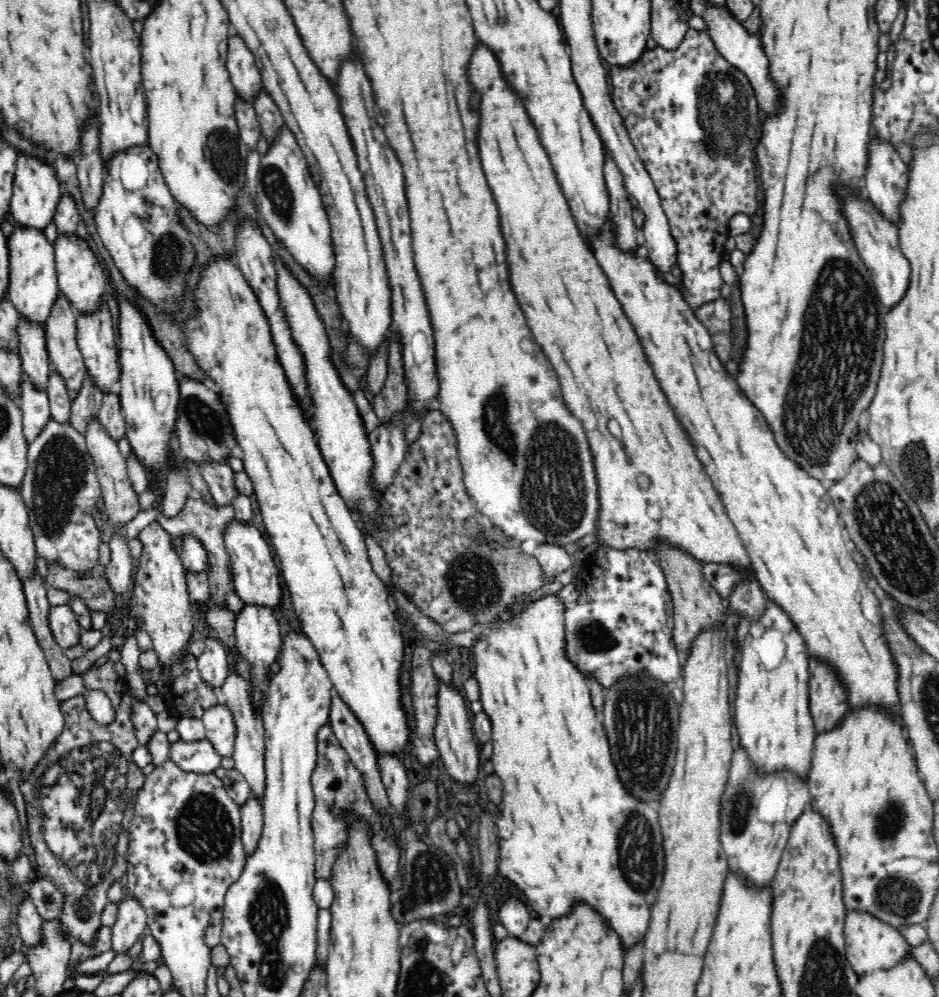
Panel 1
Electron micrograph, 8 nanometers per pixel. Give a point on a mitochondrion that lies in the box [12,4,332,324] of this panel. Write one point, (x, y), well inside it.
(170, 257)

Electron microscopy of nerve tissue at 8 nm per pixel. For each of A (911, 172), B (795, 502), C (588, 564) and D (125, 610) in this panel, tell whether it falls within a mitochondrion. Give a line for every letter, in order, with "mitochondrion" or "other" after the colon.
A: other
B: other
C: other
D: other

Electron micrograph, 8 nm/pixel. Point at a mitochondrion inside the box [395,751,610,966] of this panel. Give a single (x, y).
(437, 886)

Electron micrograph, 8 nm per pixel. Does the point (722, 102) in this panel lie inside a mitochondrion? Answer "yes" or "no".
yes

